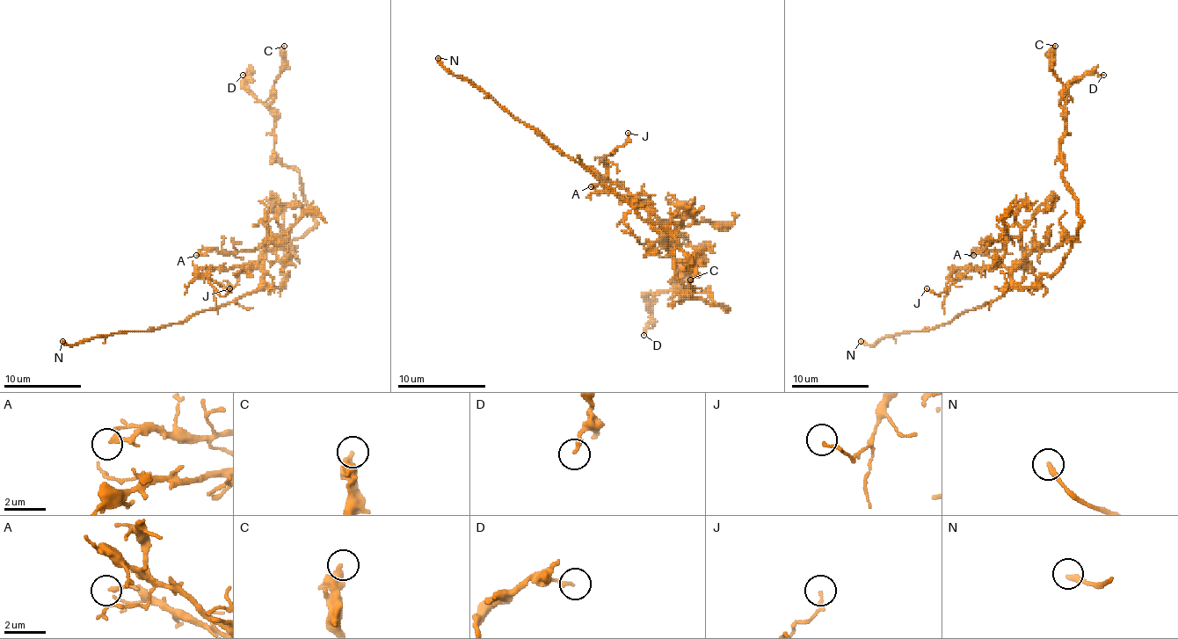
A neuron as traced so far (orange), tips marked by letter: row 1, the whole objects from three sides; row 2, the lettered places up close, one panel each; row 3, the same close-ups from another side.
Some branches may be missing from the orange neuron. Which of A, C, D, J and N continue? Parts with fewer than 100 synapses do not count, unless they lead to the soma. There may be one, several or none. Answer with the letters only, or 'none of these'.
N

